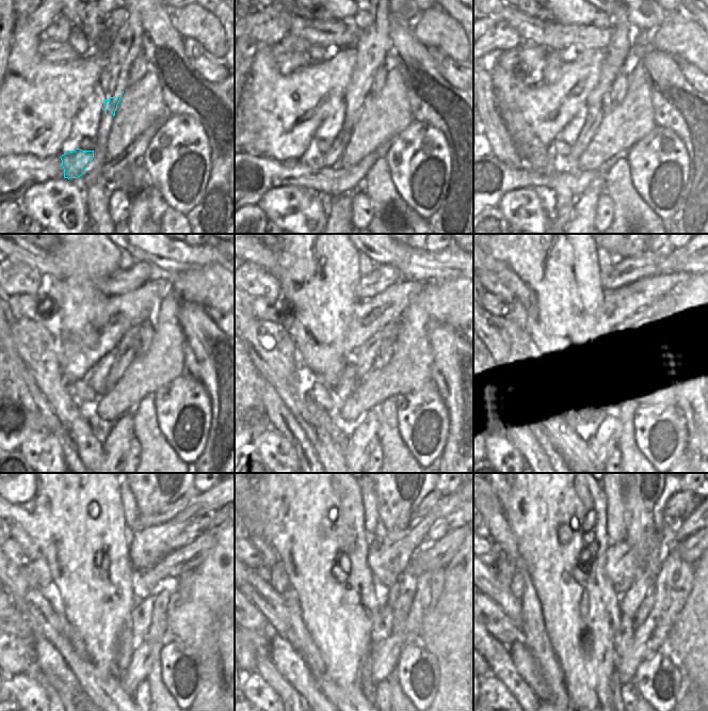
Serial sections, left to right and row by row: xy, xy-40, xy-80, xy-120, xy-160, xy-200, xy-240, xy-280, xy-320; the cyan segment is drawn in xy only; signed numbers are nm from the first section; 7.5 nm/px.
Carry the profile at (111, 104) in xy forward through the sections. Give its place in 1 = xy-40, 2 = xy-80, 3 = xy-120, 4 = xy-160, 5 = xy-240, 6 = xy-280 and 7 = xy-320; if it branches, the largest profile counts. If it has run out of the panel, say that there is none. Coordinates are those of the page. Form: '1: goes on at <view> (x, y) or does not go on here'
1: goes on at xy-40 (354, 105)
2: goes on at xy-80 (597, 105)
3: goes on at xy-120 (126, 351)
4: goes on at xy-160 (363, 358)
5: goes on at xy-240 (181, 562)
6: goes on at xy-280 (435, 555)
7: goes on at xy-320 (690, 549)

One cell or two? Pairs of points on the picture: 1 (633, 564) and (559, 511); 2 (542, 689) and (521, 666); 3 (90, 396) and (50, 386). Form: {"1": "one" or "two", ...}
{"1": "two", "2": "one", "3": "two"}

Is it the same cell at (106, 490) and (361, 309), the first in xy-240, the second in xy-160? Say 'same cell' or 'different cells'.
different cells

